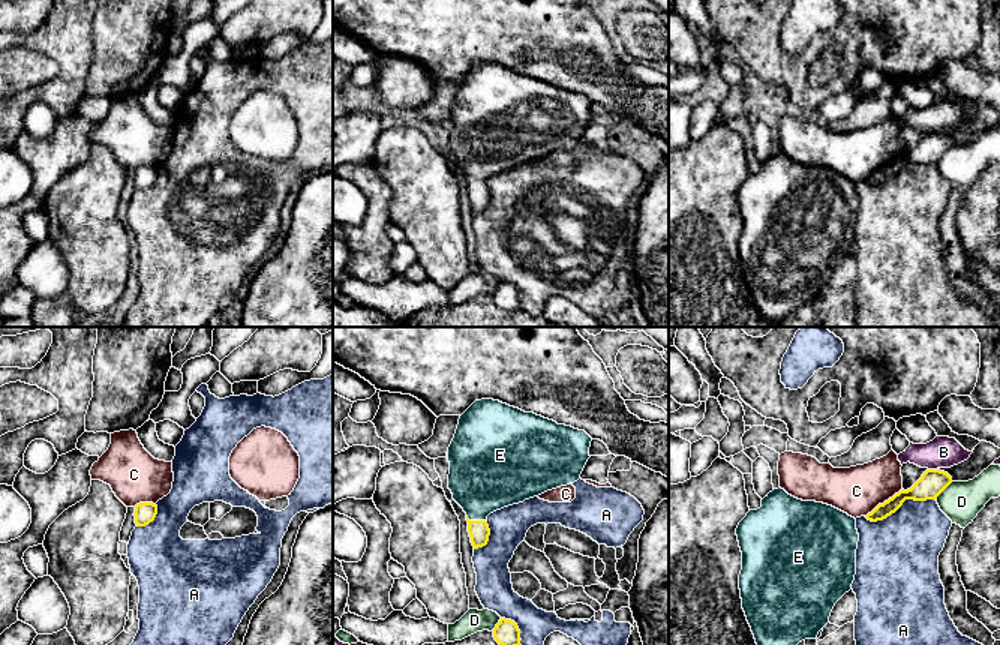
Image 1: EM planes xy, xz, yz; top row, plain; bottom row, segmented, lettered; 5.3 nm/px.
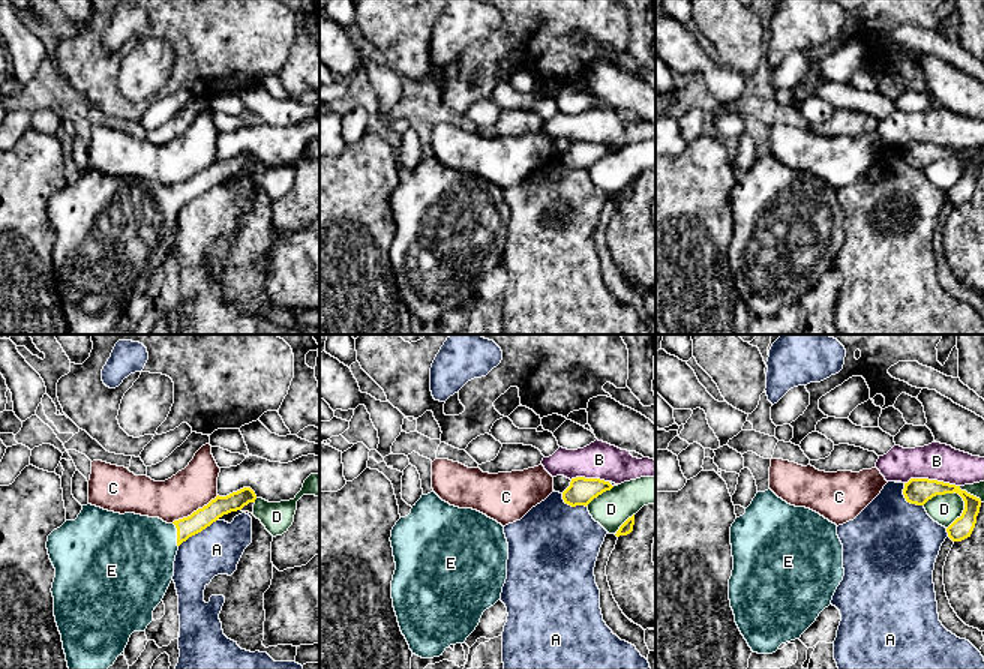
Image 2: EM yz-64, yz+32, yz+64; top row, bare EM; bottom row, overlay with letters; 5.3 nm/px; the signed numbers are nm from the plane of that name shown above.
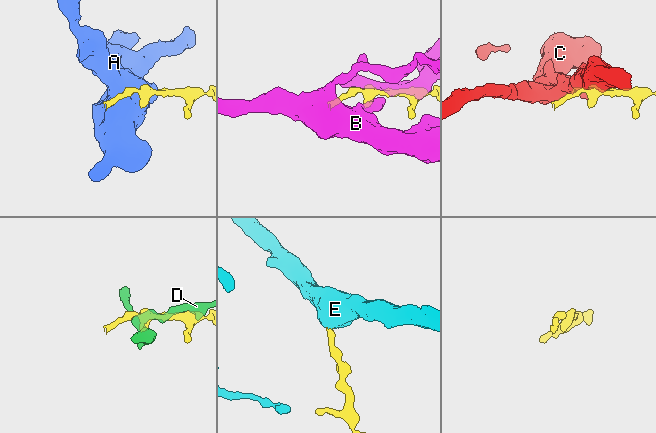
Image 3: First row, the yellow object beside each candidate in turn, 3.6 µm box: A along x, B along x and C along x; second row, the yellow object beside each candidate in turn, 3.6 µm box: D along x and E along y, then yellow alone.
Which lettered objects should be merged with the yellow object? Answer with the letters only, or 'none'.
E

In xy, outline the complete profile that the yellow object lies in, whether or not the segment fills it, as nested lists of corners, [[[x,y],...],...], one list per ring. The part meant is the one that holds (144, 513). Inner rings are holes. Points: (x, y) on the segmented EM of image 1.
[[[139,502],[135,506],[135,524],[138,526],[145,526],[148,525],[150,522],[154,520],[157,514],[157,506],[153,504],[153,502]]]

